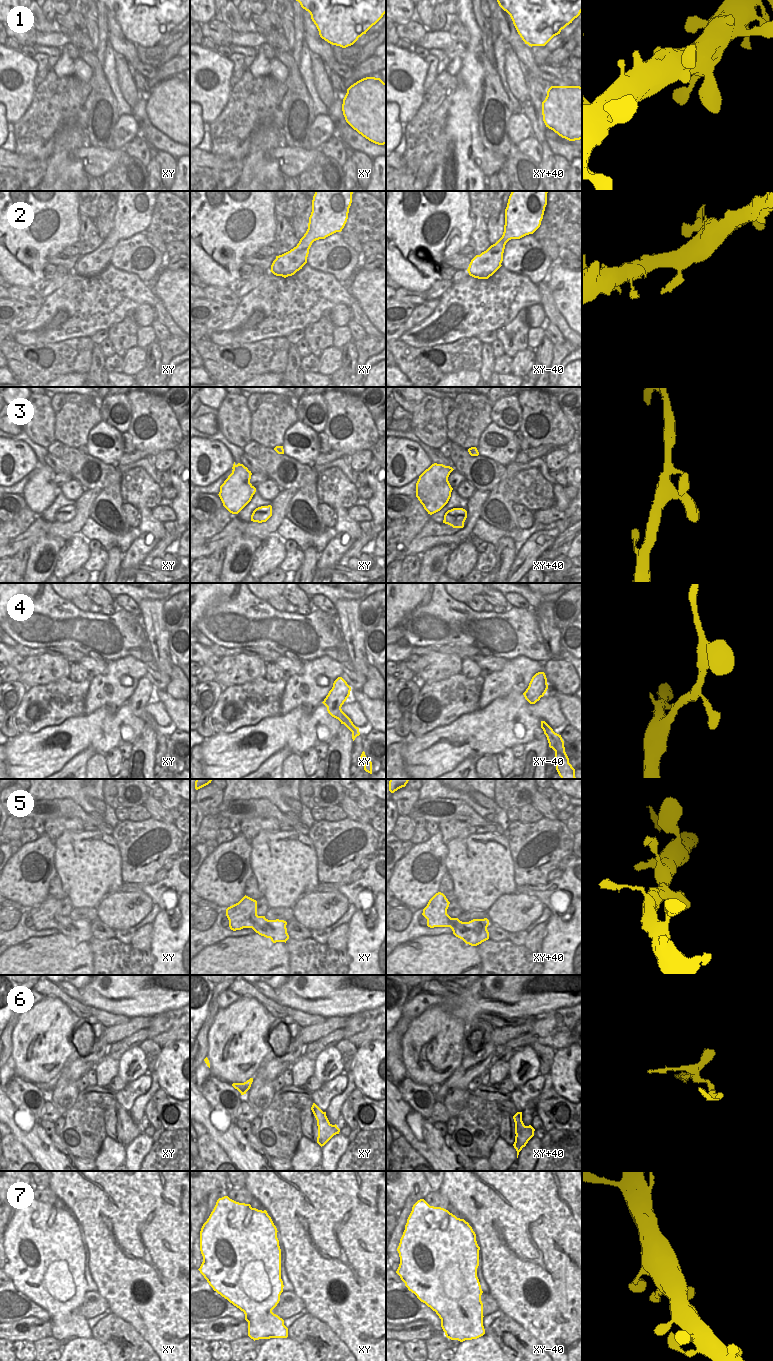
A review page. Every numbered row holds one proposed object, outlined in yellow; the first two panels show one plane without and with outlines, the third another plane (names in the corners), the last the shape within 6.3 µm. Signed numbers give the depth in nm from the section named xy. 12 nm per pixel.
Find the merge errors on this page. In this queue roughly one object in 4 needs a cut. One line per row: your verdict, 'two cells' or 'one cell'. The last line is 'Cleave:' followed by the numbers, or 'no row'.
1: one cell
2: one cell
3: one cell
4: one cell
5: one cell
6: two cells
7: one cell
Cleave: 6

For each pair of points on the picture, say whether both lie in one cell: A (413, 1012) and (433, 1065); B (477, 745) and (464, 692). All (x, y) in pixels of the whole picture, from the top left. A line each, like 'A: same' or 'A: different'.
A: different
B: different

